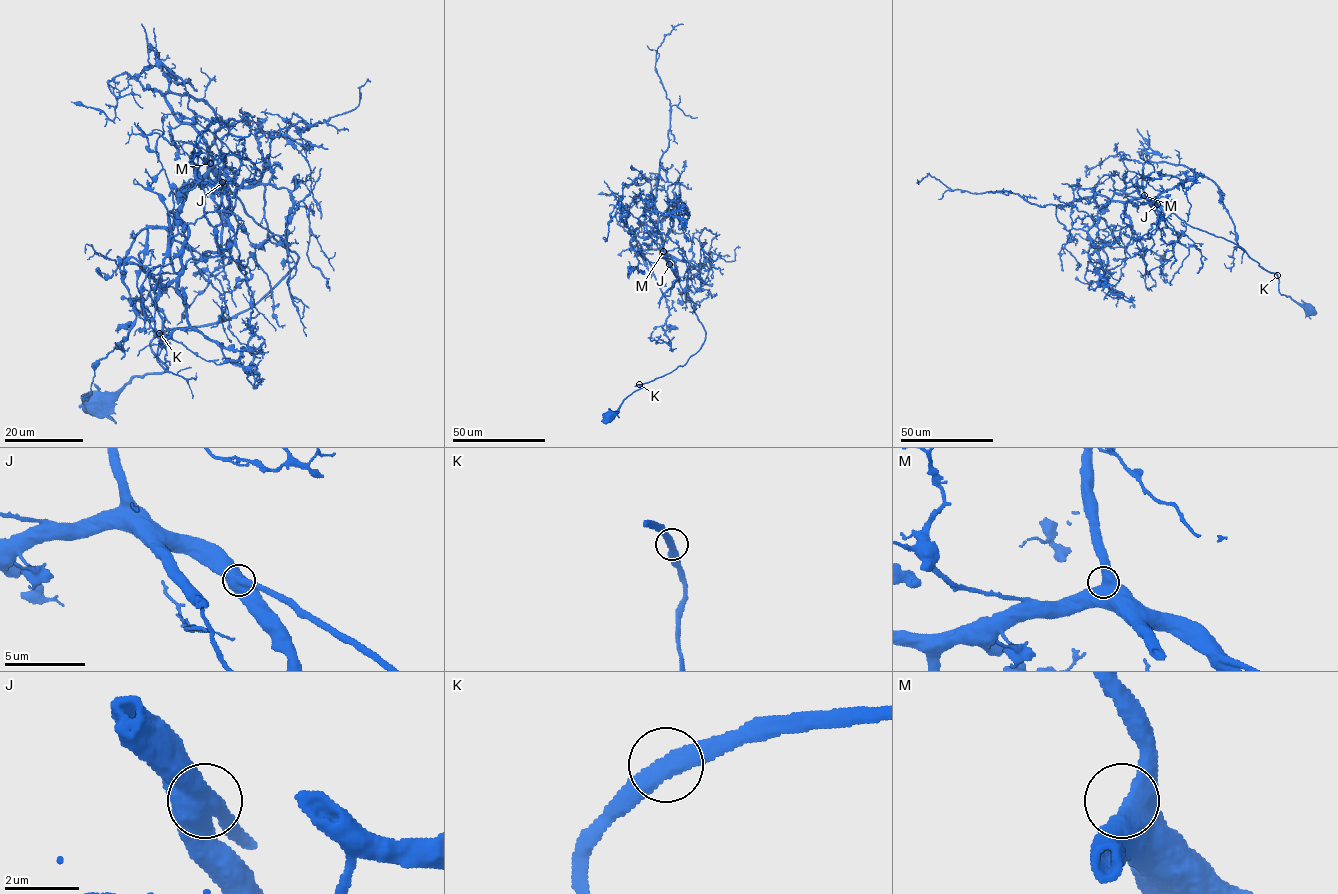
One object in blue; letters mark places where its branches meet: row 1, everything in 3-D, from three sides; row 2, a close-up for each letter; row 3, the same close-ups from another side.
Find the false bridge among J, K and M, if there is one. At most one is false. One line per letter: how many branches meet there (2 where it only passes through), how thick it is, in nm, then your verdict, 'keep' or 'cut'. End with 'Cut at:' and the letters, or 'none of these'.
J: 2 branches meet; 650 nm thick; keep
K: 2 branches meet; 440 nm thick; keep
M: 2 branches meet; 550 nm thick; keep
Cut at: none of these

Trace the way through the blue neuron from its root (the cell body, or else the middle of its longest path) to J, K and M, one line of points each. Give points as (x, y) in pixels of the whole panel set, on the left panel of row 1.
J: (96, 405), (134, 376), (166, 369), (151, 347), (157, 336), (235, 317), (297, 262), (222, 182)
K: (96, 405), (117, 393), (134, 376), (157, 374), (166, 369), (151, 347), (151, 341), (159, 333)
M: (96, 405), (134, 376), (166, 369), (151, 347), (157, 336), (235, 317), (297, 262), (210, 163)

